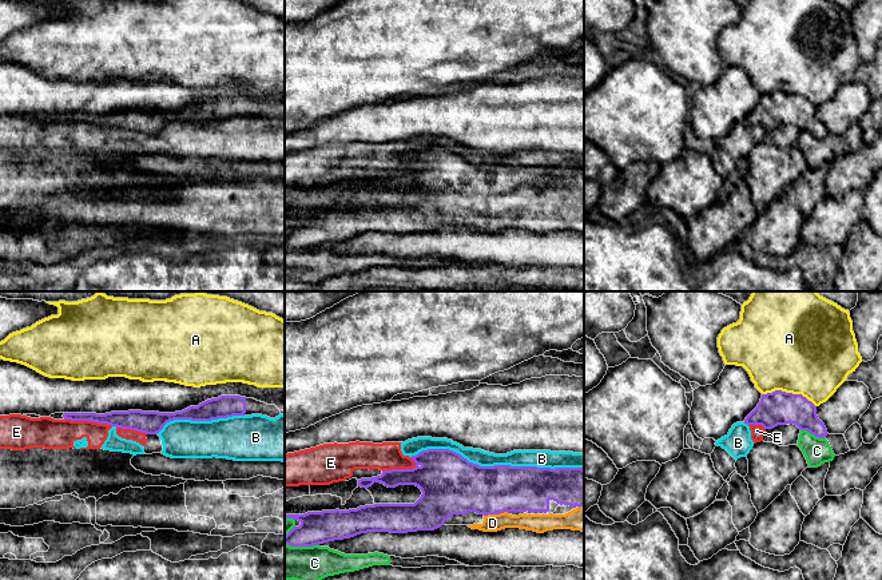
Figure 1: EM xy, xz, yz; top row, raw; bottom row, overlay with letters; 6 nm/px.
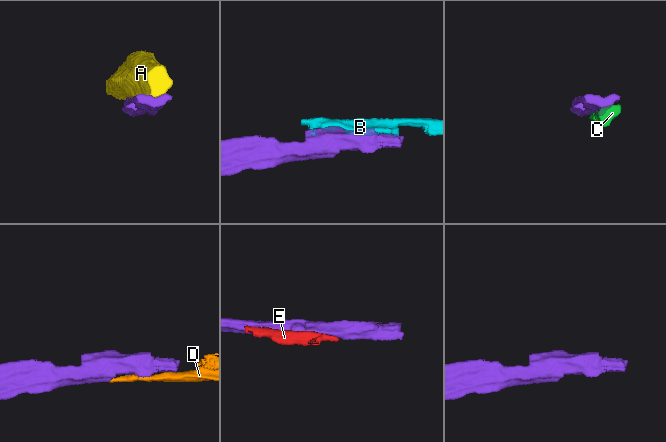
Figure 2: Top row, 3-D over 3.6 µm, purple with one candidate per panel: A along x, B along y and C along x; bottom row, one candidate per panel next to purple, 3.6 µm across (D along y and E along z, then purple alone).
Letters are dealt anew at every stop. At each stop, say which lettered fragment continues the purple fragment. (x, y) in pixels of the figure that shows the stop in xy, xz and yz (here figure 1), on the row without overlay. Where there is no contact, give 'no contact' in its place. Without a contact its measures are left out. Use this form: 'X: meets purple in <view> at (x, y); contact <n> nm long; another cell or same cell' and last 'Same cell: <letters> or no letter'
A: meets purple in yz at (789, 94); contact 340 nm long; another cell
B: meets purple in xz at (497, 166); contact 1050 nm long; another cell
C: meets purple in yz at (813, 134); contact 160 nm long; another cell
D: meets purple in xz at (496, 214); contact 150 nm long; same cell
E: meets purple in xy at (88, 120); contact 300 nm long; another cell
Same cell: D

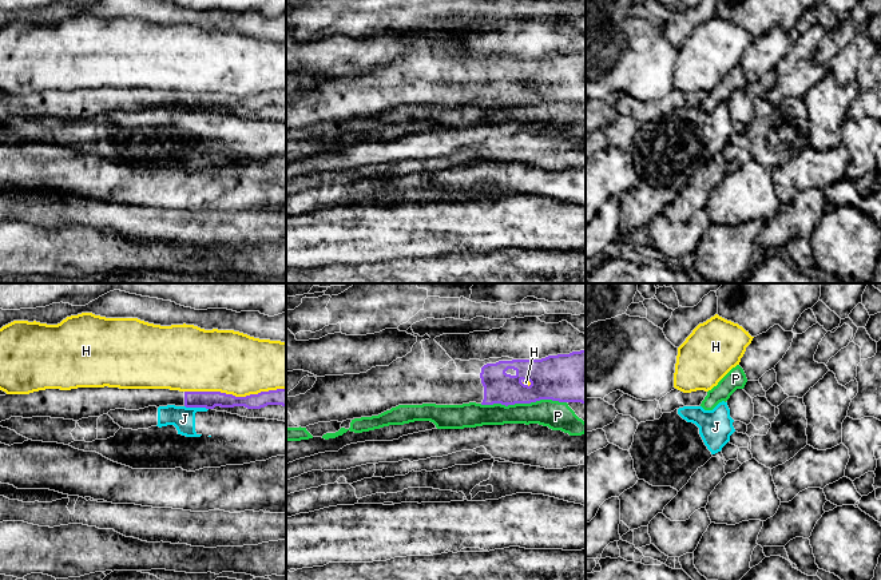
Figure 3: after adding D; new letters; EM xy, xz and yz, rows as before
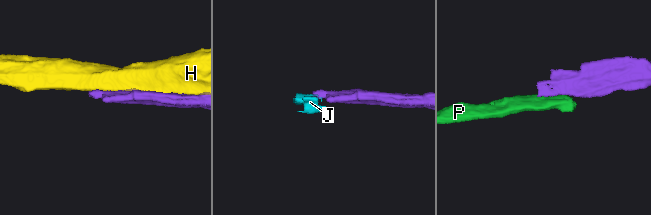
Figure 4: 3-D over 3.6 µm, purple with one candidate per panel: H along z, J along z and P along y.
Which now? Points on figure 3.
H: meets purple in xy at (234, 96); contact 600 nm long; another cell
J: meets purple in xy at (197, 107); contact 150 nm long; another cell
P: meets purple in xz at (523, 103); contact 500 nm long; another cell
Same cell: no letter

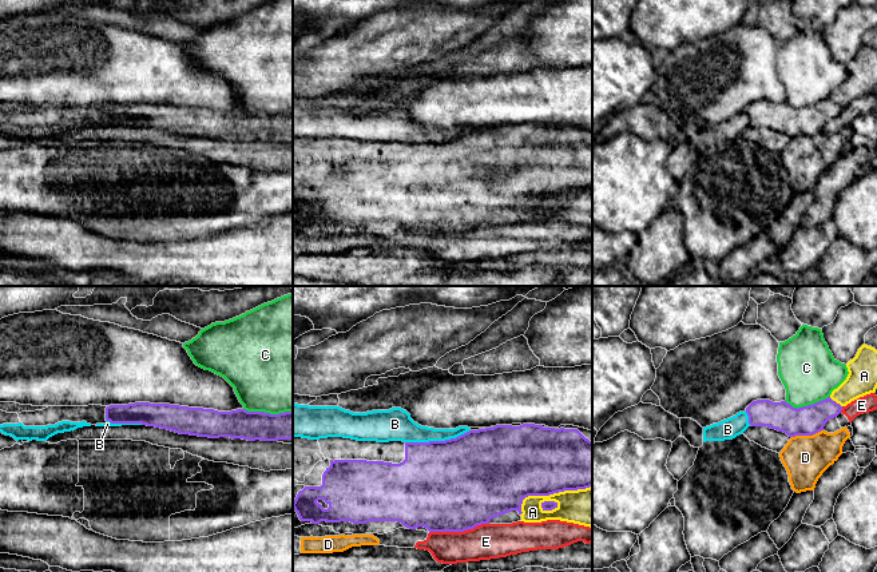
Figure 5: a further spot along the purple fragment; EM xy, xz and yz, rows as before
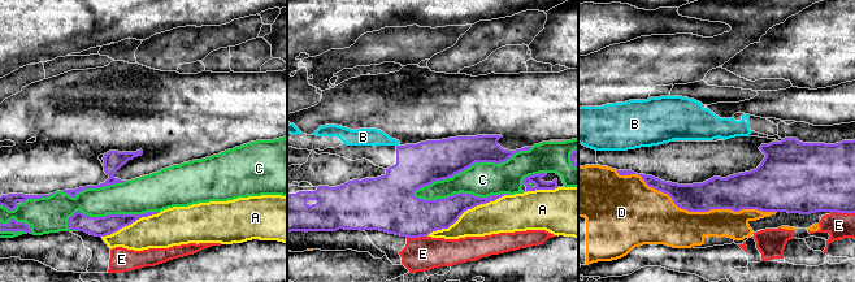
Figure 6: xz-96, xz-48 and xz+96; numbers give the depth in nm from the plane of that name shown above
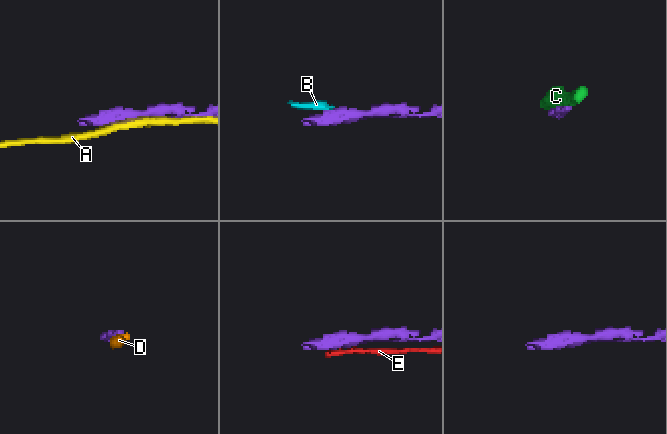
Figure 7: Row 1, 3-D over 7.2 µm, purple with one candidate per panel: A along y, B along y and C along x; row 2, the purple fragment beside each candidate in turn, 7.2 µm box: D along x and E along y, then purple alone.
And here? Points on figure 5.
A: meets purple in xz at (550, 194); contact 460 nm long; another cell
B: meets purple in xz at (437, 142); contact 400 nm long; another cell
C: meets purple in xy at (268, 114); contact 300 nm long; another cell
D: meets purple in yz at (806, 135); contact 200 nm long; another cell
E: meets purple in xz at (459, 231); contact 360 nm long; another cell
Same cell: no letter

